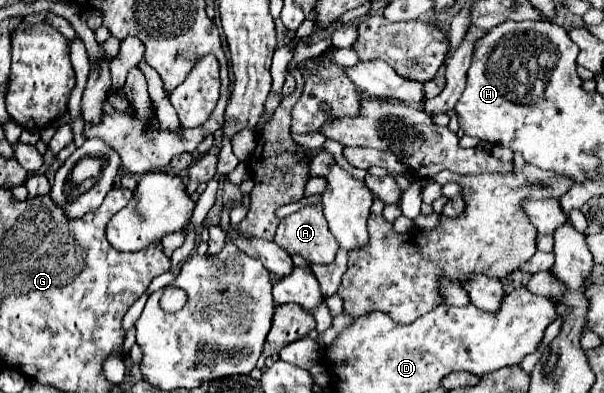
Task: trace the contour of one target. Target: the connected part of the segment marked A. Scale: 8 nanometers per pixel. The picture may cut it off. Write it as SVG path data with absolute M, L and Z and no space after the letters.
M307 204L283 218L277 226L275 242L289 254L301 254L311 264L333 262L339 248L327 228L321 204Z

